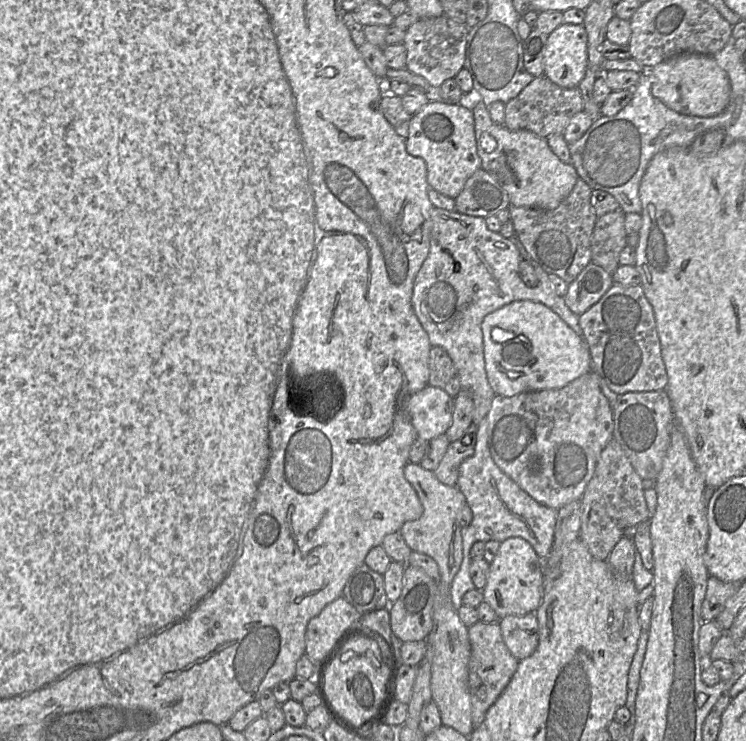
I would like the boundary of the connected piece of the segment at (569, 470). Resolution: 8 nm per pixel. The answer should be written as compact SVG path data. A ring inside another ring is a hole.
M590 371L589 373L585 373L579 376L578 378L568 383L566 386L559 389L529 391L511 397L505 397L501 395L494 395L493 397L491 407L486 416L488 424L488 447L491 456L497 466L505 474L507 474L531 497L543 505L553 509L559 509L572 501L580 501L587 483L593 476L600 453L605 448L607 443L613 438L613 409L607 398L601 392L599 388L599 382L600 376L594 371Z

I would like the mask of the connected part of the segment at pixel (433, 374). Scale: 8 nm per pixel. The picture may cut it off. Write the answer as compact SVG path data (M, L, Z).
M431 346L429 353L429 385L439 387L452 398L462 389L457 371L447 352L439 346Z

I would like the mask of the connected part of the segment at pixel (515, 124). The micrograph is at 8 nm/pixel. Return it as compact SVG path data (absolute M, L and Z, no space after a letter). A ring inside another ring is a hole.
M545 75L535 77L523 90L505 104L503 125L509 130L529 130L547 138L551 134L563 134L570 119L584 110L581 92L577 87L563 88Z

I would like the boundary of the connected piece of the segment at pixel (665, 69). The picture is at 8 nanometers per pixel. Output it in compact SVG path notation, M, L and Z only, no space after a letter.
M684 52L646 69L651 77L653 96L680 114L711 117L722 113L729 105L729 77L711 55Z

